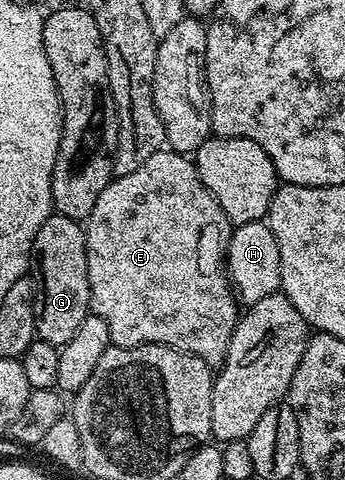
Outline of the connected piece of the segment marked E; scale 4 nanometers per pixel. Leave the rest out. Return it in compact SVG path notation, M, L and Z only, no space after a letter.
M164 148L153 152L137 172L129 172L129 176L112 177L111 183L97 196L97 204L93 204L93 212L85 219L85 233L87 235L87 271L89 272L89 292L91 293L90 313L101 316L105 324L109 324L109 336L113 346L168 346L181 352L189 352L212 368L222 367L229 340L235 331L235 323L241 317L240 307L237 305L236 295L233 293L229 271L227 269L227 245L231 239L233 223L227 219L225 212L217 204L217 200L201 184L197 176L194 161L188 155L178 154L175 150Z

